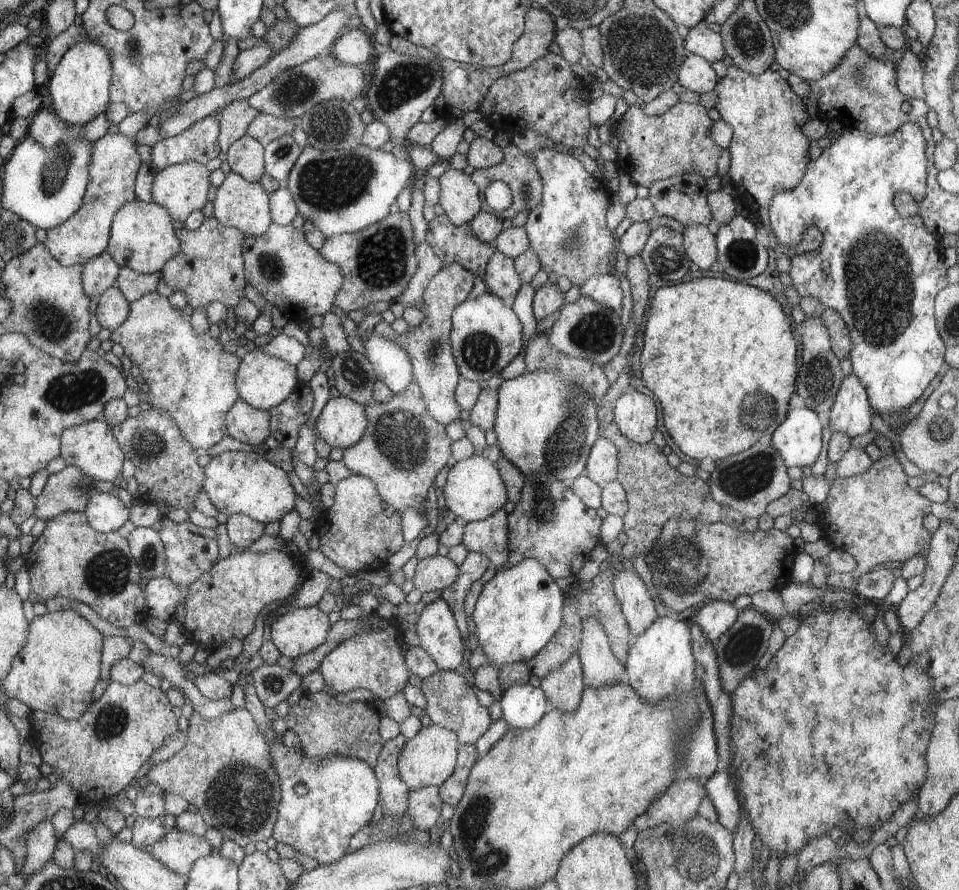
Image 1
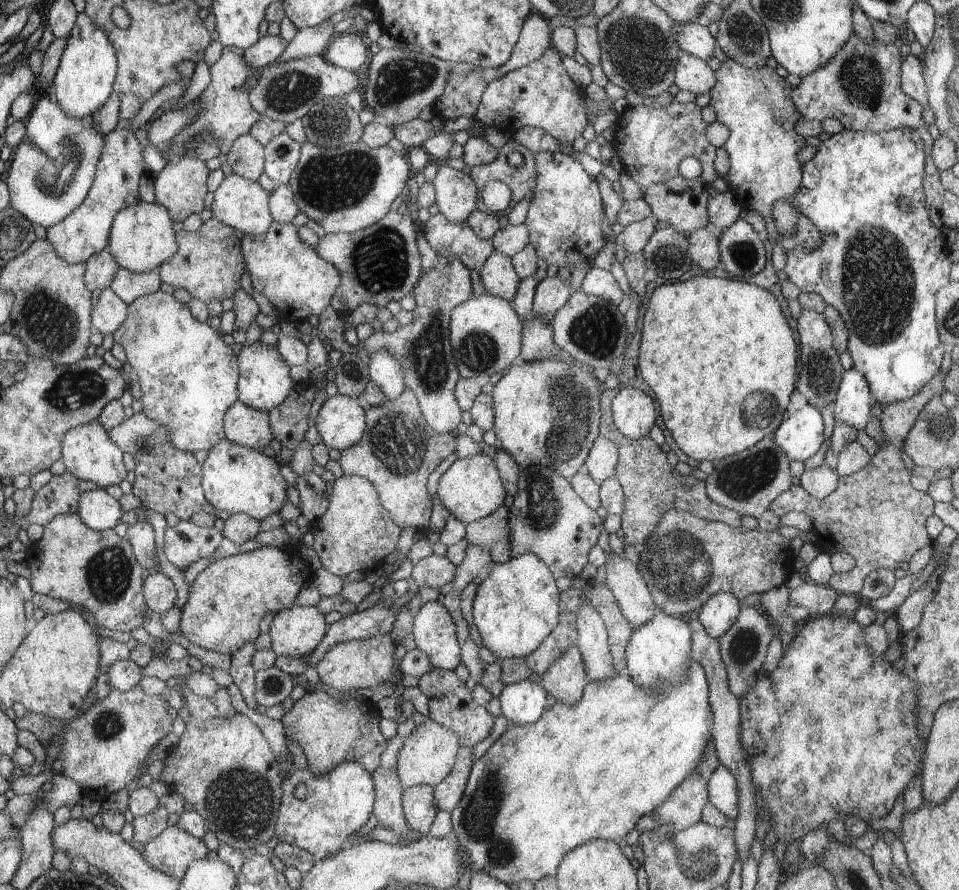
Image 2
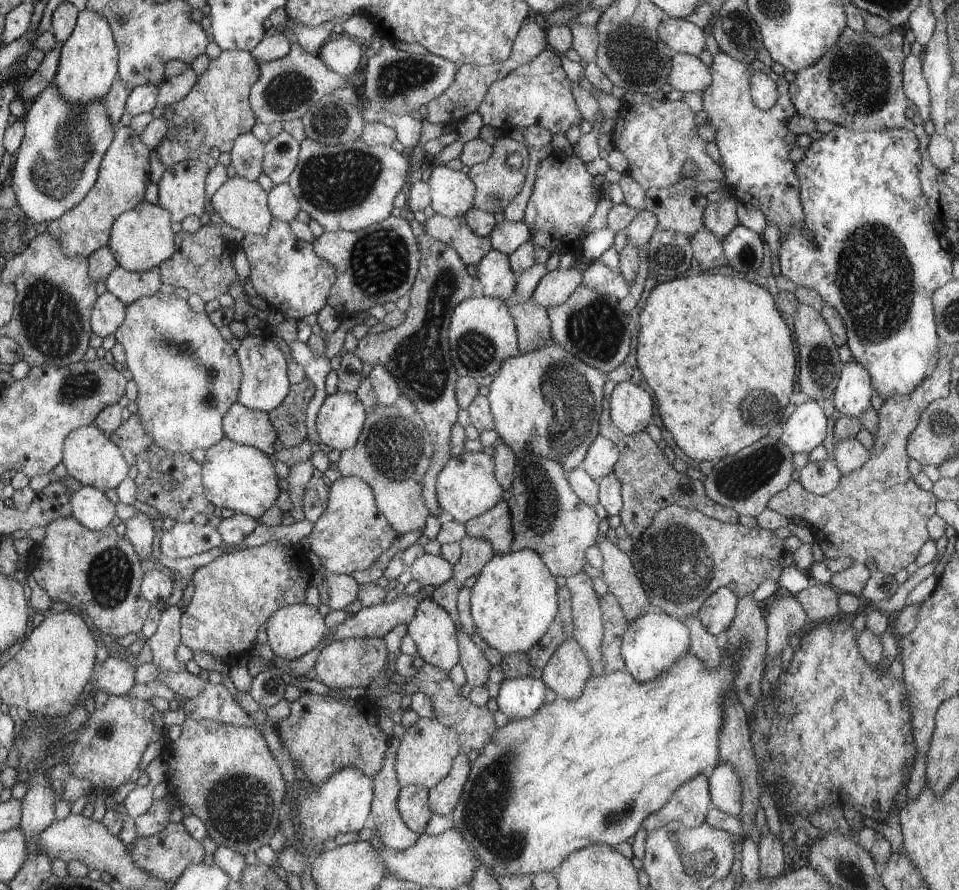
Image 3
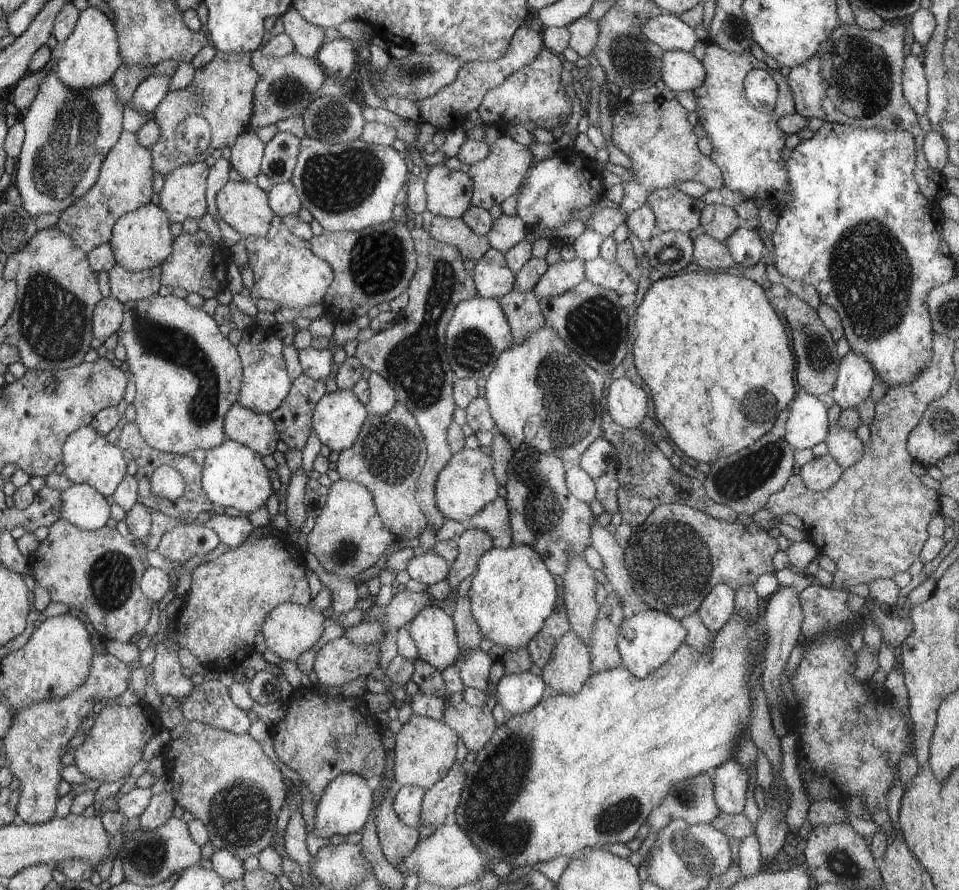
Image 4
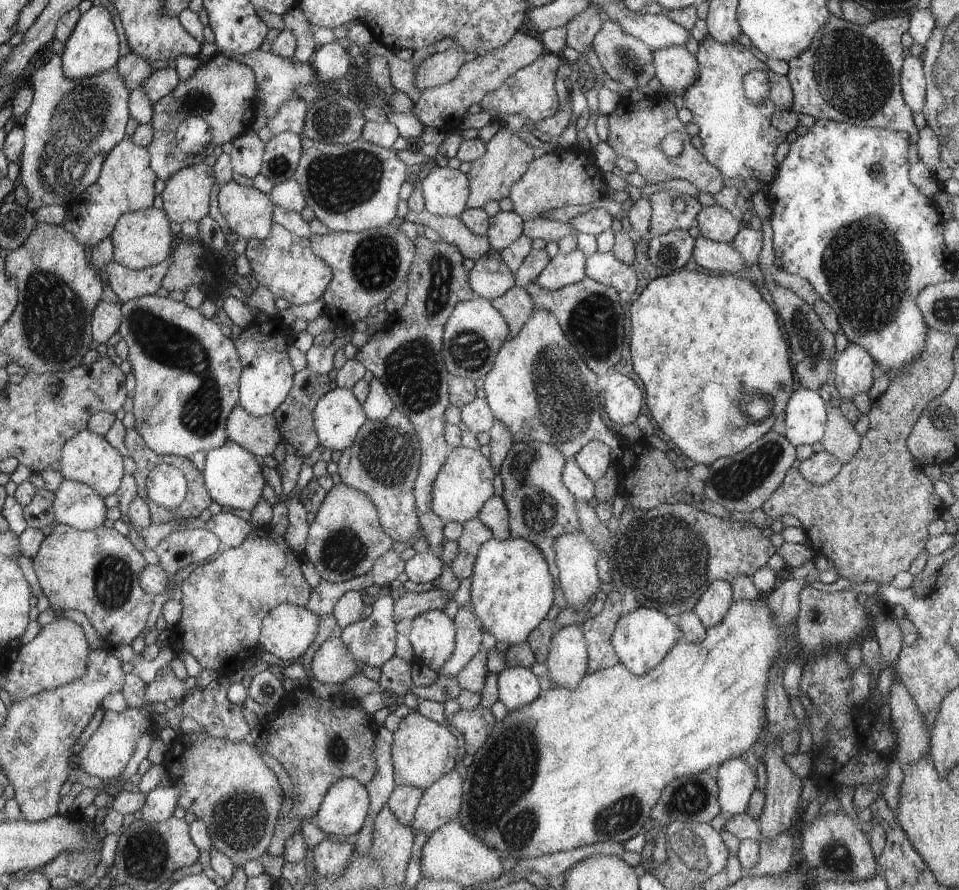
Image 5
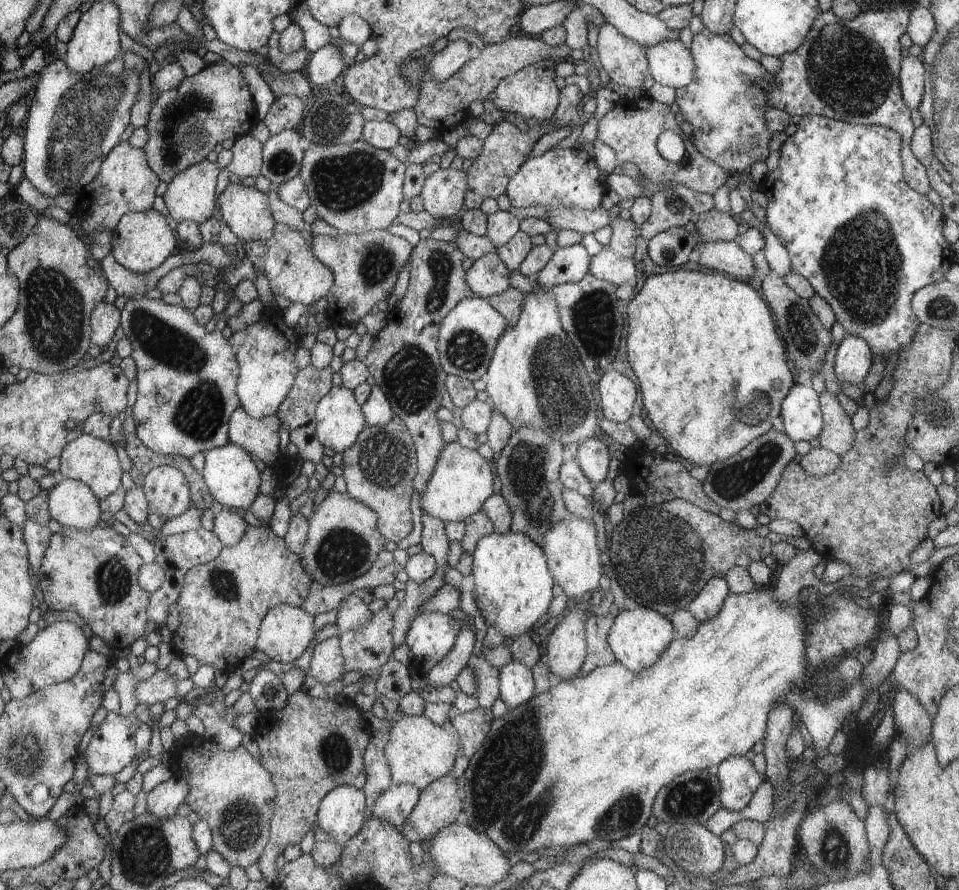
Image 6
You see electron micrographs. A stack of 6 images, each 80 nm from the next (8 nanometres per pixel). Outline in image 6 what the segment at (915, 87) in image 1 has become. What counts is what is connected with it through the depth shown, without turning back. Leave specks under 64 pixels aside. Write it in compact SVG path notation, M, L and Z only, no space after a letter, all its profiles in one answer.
M911 55L902 58L898 76L898 84L904 104L908 108L918 109L922 101L927 73L924 72L924 64L918 57Z

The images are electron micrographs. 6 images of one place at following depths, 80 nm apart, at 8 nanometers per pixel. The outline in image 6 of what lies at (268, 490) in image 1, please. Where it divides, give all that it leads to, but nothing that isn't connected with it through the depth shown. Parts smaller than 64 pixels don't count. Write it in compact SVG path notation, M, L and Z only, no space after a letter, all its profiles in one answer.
M229 442L225 446L209 451L205 454L205 458L204 470L201 472L211 496L225 509L248 511L254 498L258 496L260 474L247 450L242 450L239 445Z

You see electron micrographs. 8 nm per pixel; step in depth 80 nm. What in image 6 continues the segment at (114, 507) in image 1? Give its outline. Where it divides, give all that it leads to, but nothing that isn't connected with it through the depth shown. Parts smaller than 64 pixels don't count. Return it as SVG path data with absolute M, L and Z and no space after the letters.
M59 478L58 483L48 492L48 510L52 519L63 527L79 530L92 529L100 520L100 502L90 486L73 479Z

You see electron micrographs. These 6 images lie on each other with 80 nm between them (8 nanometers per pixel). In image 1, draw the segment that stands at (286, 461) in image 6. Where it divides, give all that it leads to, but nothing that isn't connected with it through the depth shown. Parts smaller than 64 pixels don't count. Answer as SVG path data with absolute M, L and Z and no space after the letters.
M240 399L227 413L227 435L242 443L260 445L270 437L270 414Z

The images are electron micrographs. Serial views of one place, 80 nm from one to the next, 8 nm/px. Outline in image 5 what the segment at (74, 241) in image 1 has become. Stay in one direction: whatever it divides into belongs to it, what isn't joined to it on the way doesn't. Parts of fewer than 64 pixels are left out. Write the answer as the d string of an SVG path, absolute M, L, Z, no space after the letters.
M127 135L105 157L99 180L81 198L75 198L66 206L66 220L61 226L74 234L85 248L96 247L100 240L111 236L122 216L153 206L157 175L147 148L136 145L132 137Z

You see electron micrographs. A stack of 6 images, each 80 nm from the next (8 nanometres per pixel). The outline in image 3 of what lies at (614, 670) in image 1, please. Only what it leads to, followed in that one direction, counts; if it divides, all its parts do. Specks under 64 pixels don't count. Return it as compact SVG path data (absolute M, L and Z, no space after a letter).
M578 572L566 580L566 590L572 592L572 620L575 624L573 640L582 645L592 660L593 675L605 674L602 666L603 610L592 588L592 577Z

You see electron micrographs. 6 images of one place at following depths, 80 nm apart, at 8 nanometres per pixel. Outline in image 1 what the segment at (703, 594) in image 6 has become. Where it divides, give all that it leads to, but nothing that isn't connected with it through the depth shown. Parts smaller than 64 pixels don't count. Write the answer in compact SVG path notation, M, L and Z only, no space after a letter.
M708 601L696 614L695 624L702 628L702 632L710 642L716 643L718 638L736 622L741 611L732 602Z

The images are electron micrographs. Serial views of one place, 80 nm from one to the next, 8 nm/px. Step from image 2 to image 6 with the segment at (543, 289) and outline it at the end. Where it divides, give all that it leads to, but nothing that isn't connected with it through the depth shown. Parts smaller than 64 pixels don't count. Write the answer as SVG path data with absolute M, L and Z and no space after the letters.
M581 243L558 248L547 267L540 270L536 281L550 289L560 284L578 282L590 272L591 260L588 250Z

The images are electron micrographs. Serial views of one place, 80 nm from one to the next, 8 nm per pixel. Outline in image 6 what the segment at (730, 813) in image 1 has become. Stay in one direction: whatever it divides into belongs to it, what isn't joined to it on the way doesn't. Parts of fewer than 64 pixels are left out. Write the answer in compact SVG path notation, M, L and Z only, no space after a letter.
M730 756L718 766L721 807L728 811L743 810L754 792L766 780L746 756Z

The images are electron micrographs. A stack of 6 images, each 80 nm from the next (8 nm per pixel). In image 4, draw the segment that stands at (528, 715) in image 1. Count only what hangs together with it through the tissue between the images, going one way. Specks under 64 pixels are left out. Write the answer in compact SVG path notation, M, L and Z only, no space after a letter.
M531 672L506 674L496 686L496 703L511 716L532 711L543 700L546 682Z

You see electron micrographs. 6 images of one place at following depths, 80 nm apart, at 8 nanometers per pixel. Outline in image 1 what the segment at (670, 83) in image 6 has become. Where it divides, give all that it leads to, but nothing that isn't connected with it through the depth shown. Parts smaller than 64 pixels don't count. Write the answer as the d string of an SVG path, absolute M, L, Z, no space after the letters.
M686 55L678 72L677 82L684 88L699 95L712 92L718 84L718 76L712 63L700 56Z

